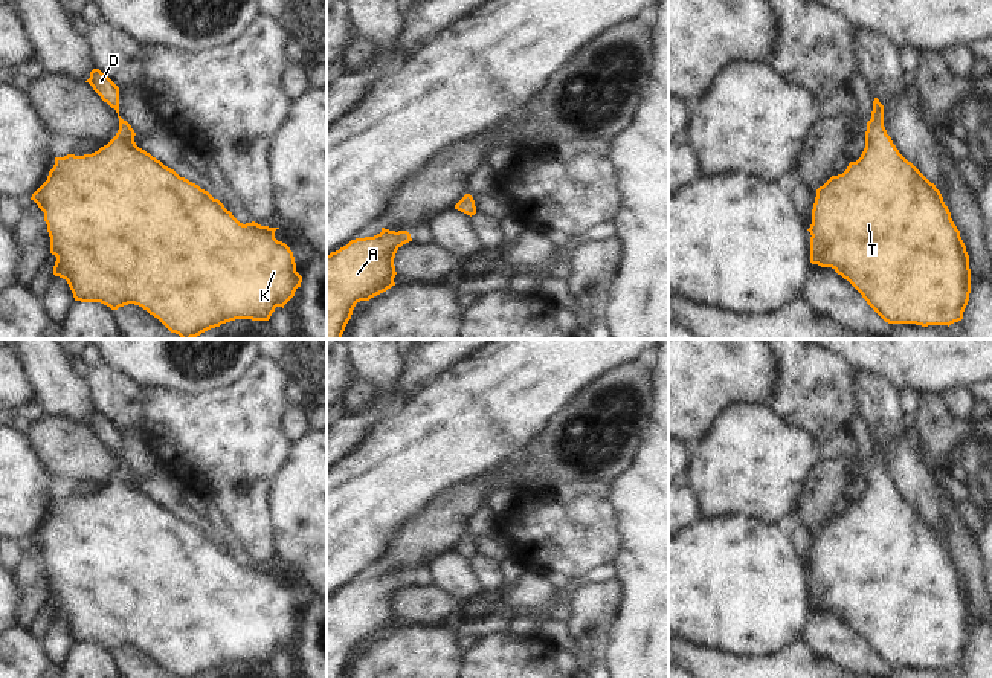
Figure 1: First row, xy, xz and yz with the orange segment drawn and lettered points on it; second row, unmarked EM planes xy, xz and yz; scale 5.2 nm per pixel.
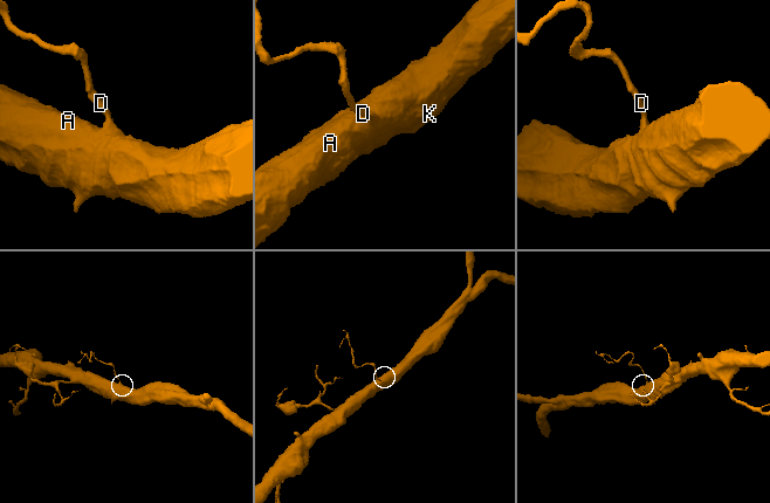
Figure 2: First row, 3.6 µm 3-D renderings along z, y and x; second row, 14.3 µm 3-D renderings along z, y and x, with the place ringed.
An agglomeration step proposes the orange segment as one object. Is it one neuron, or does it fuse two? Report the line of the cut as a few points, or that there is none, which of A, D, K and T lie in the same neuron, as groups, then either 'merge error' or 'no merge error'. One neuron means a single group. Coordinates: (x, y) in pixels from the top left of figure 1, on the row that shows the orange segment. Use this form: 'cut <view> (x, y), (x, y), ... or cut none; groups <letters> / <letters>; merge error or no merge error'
cut none; groups A D K T; no merge error

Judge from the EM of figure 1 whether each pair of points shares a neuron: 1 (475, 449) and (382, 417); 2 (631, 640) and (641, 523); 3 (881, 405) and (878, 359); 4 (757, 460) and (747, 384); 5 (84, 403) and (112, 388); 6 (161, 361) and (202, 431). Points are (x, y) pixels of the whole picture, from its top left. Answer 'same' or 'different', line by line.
1: same
2: same
3: different
4: different
5: different
6: different

